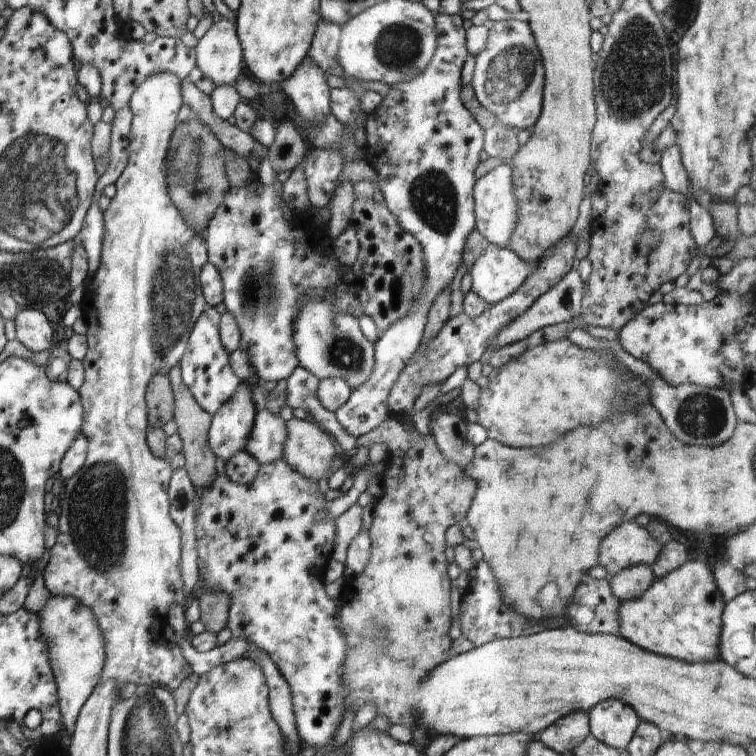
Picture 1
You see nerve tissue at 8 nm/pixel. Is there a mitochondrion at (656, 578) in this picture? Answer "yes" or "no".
no

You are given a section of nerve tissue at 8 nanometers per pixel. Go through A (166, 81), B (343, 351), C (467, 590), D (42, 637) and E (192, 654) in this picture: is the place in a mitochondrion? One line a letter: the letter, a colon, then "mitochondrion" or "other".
A: other
B: mitochondrion
C: other
D: other
E: other

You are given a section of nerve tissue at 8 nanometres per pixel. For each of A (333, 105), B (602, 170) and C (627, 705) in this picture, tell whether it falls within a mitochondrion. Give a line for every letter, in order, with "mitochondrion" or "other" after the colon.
A: other
B: other
C: other

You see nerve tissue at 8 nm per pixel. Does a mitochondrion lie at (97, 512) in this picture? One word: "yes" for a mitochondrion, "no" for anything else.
yes

